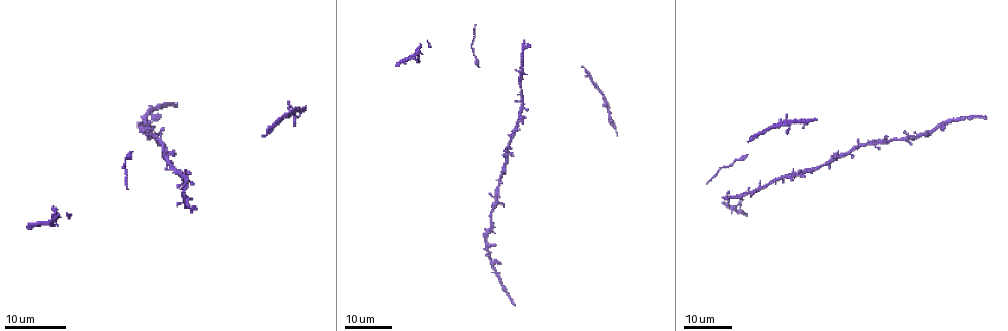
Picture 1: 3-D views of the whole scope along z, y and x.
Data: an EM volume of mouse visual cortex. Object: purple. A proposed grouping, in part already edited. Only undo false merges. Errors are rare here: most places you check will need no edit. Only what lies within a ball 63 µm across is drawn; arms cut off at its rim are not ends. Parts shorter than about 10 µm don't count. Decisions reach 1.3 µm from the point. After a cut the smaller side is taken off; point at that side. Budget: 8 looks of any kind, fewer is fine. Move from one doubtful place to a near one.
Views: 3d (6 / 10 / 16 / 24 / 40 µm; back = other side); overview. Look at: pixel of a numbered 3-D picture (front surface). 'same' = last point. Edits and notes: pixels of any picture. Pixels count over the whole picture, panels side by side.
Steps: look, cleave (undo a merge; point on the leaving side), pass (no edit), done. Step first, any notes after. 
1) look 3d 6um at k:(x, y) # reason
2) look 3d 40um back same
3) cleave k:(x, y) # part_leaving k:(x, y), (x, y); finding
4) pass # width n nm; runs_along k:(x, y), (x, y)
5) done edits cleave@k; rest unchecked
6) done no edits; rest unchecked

look 3d 16um at 1:(522, 108) # a fork

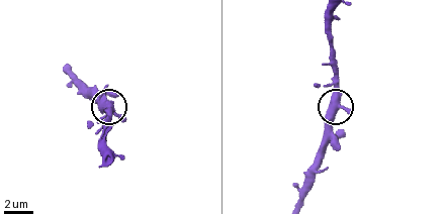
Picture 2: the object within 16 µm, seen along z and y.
look 3d 6um at 2:(336, 102)

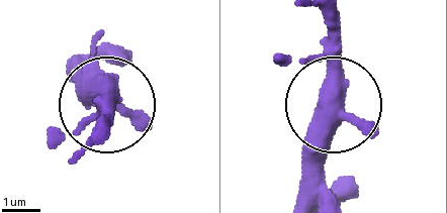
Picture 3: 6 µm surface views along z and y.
pass # arms 3; runs_along 3:(322, 102), (332, 111), (322, 198); one cell here

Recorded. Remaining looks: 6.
look 3d 16um at 1:(477, 62) # sudden change in width

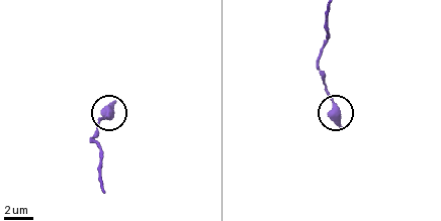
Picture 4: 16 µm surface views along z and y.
look 3d 10um at 4:(338, 110)

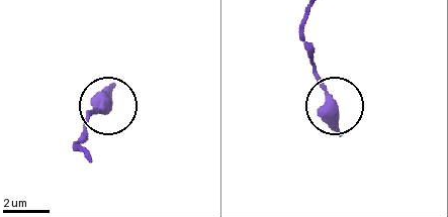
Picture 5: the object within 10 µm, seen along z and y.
pass # one cell here

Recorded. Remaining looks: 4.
look 3d 24um at 1:(760, 186) # three-way junction

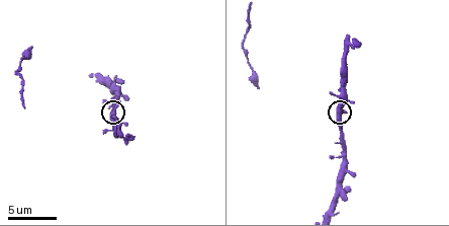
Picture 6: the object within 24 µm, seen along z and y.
look 3d 10um at 6:(341, 110) # zoom in

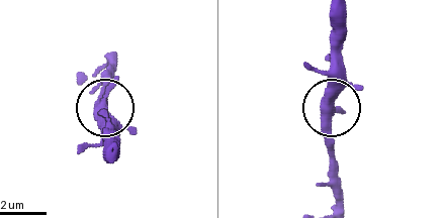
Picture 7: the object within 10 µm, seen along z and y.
pass # width 390 nm; continuous, no second cell

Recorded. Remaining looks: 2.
look 3d 24um at 1:(825, 164) # thick turns thin

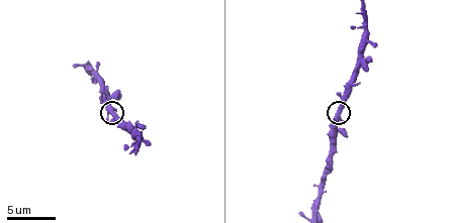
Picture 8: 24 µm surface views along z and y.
look 3d 10um at 8:(339, 109)

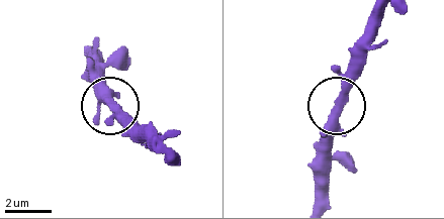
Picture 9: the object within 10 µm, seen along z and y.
pass # runs_along 9:(383, 10), (360, 74), (318, 146); all the same cell

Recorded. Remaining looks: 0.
done no edits; rest unchecked

